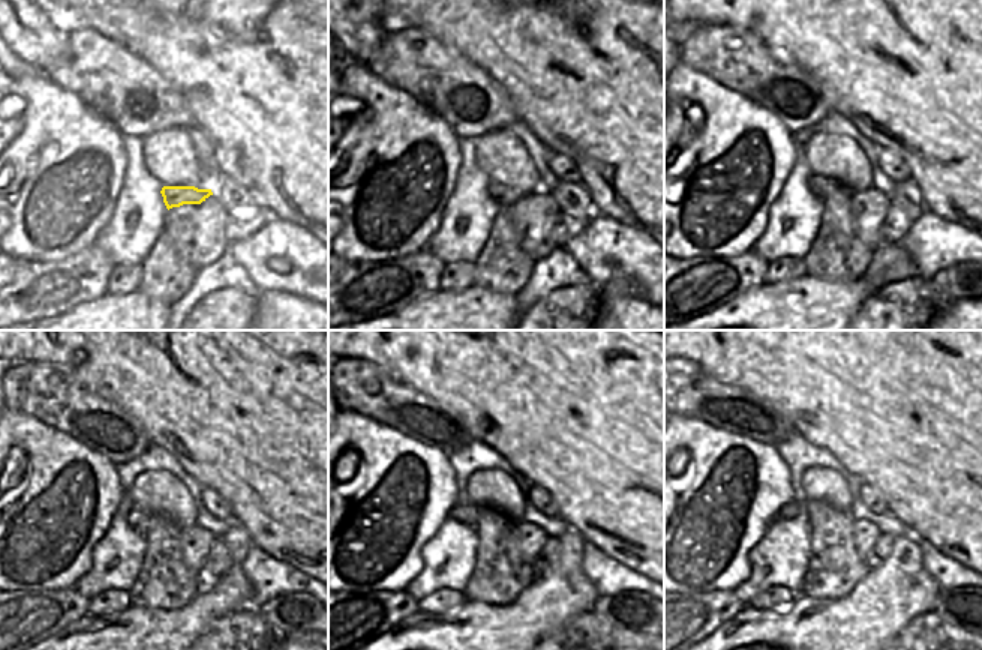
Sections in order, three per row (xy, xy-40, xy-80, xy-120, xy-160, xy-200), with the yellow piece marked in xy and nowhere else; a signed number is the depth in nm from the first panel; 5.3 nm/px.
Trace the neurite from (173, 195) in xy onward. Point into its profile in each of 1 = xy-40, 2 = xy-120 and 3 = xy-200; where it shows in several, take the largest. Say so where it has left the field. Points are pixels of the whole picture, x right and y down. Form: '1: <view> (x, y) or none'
1: xy-40 (504, 195)
2: xy-120 (138, 520)
3: xy-200 (792, 509)

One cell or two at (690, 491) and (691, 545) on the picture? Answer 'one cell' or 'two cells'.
one cell

